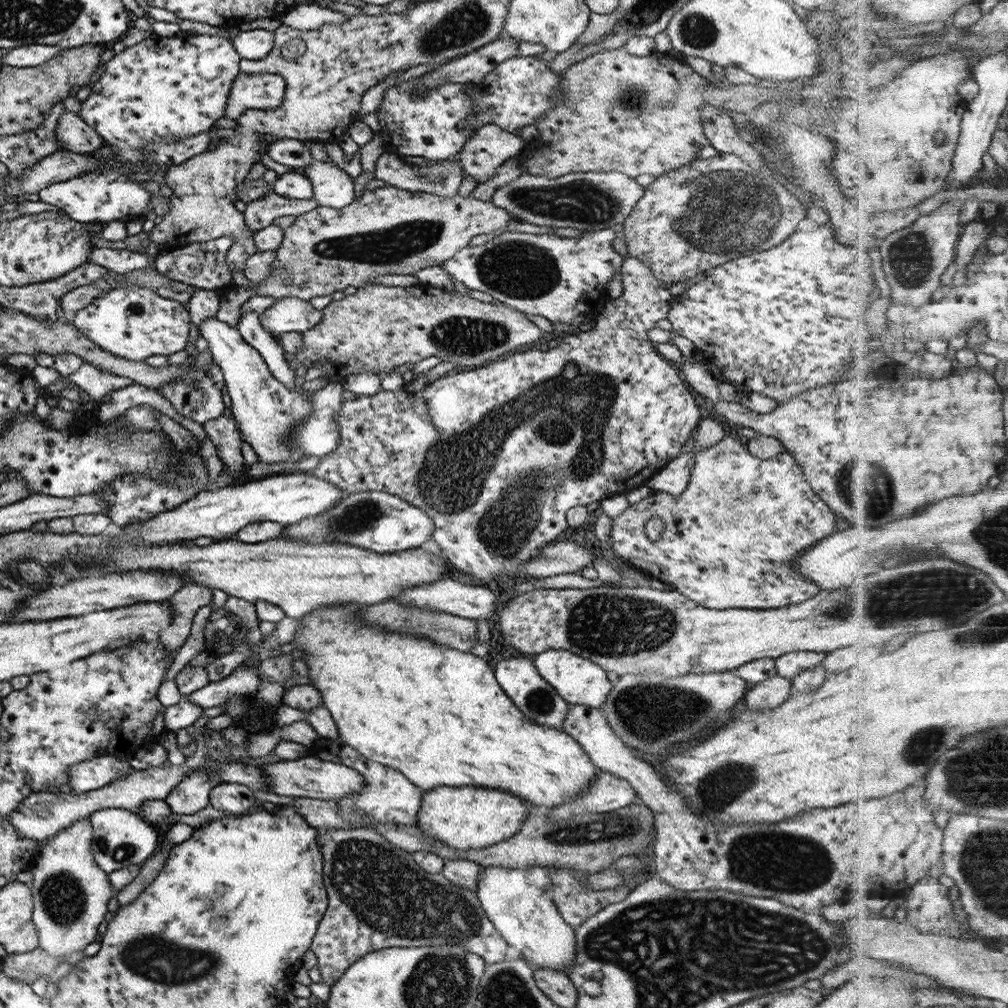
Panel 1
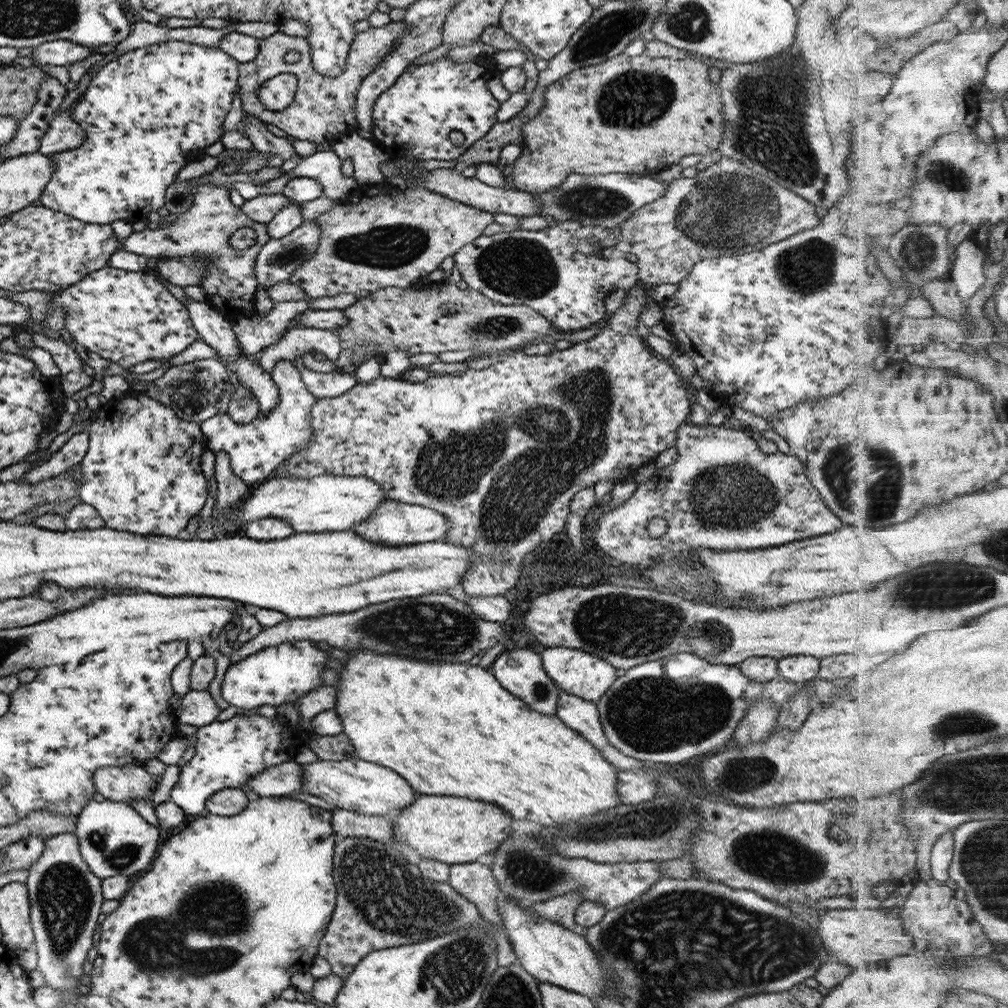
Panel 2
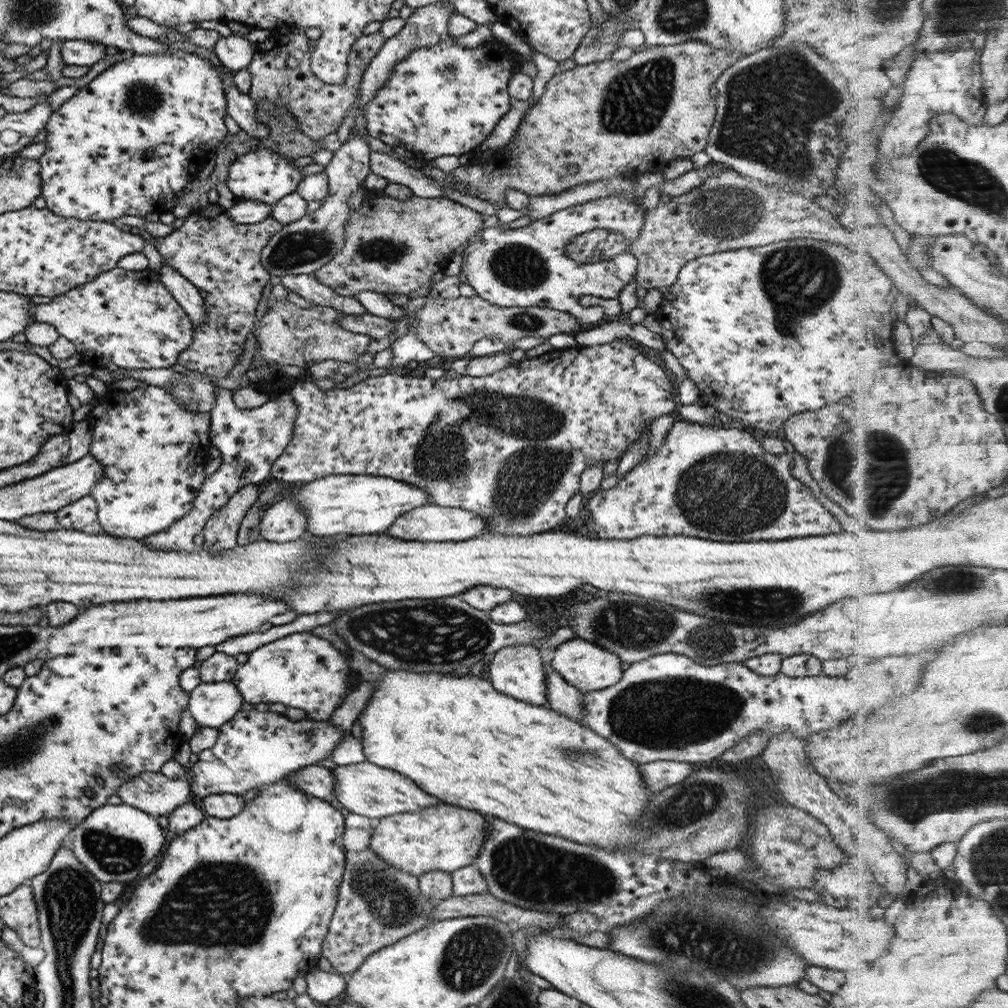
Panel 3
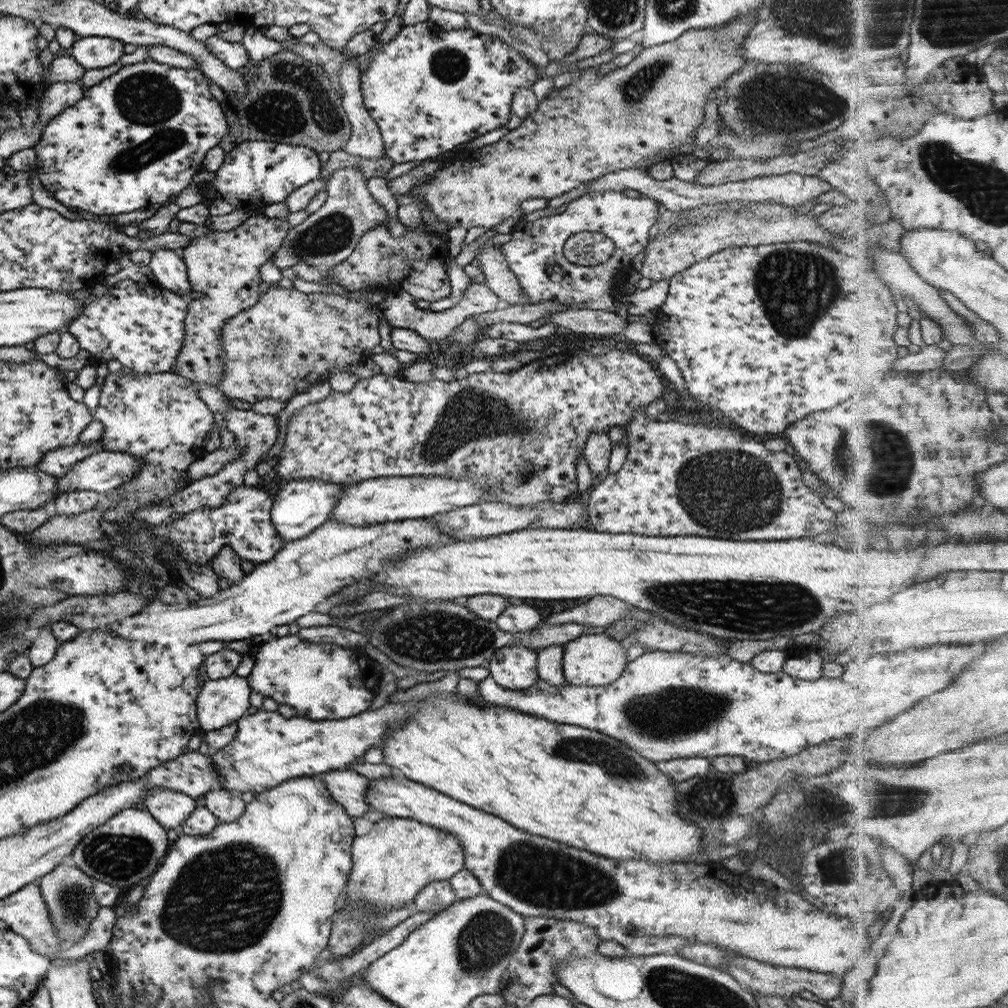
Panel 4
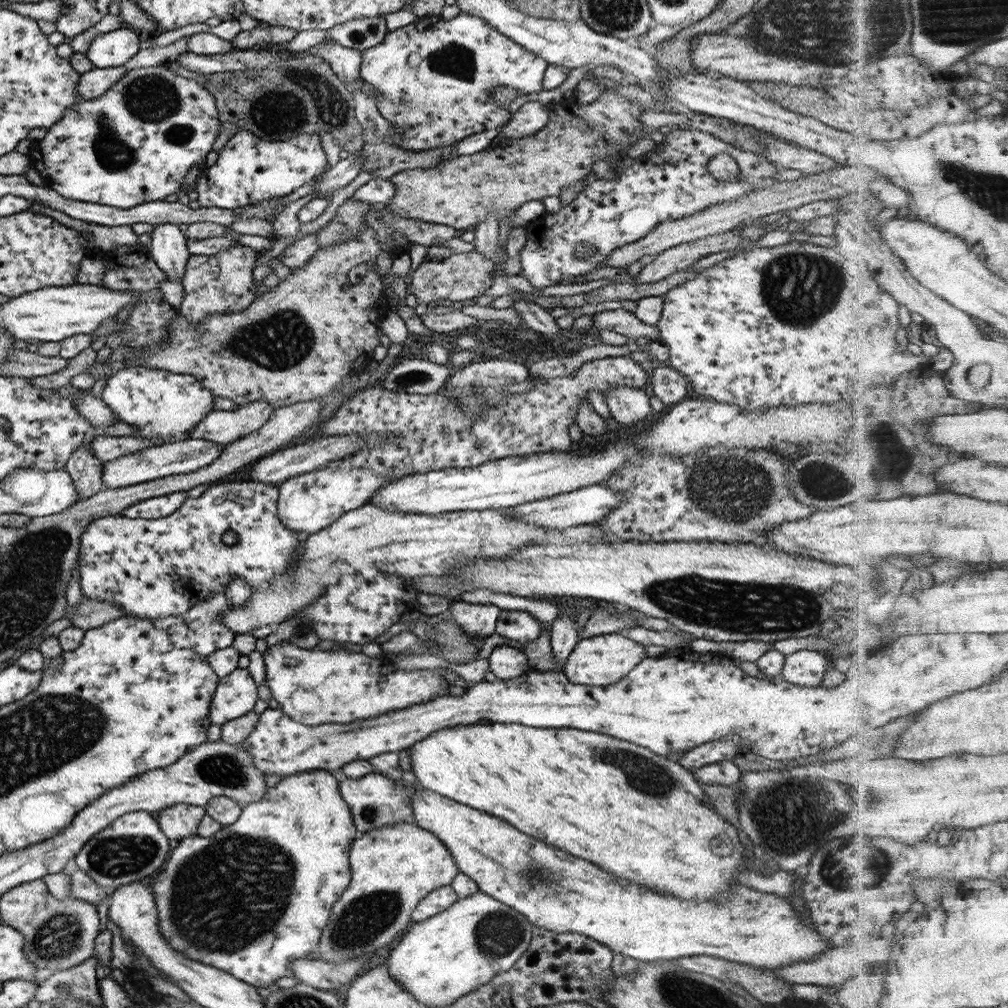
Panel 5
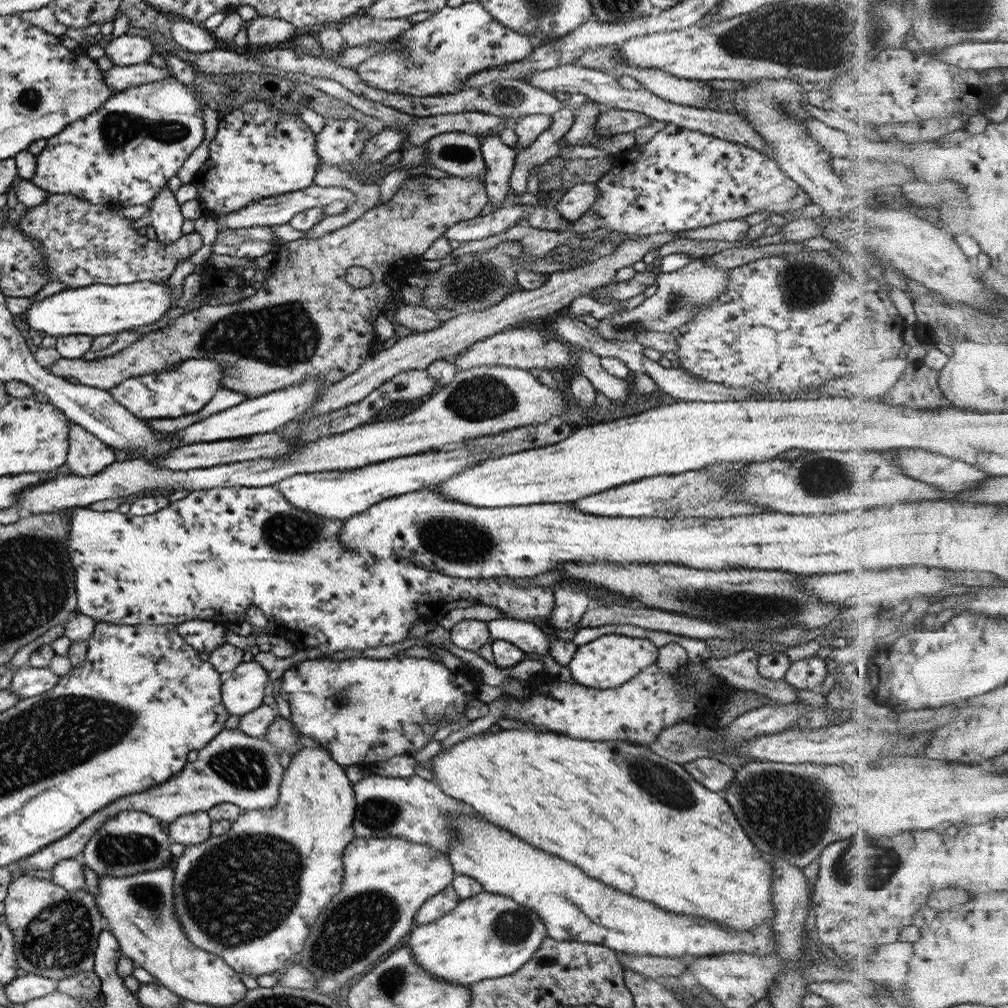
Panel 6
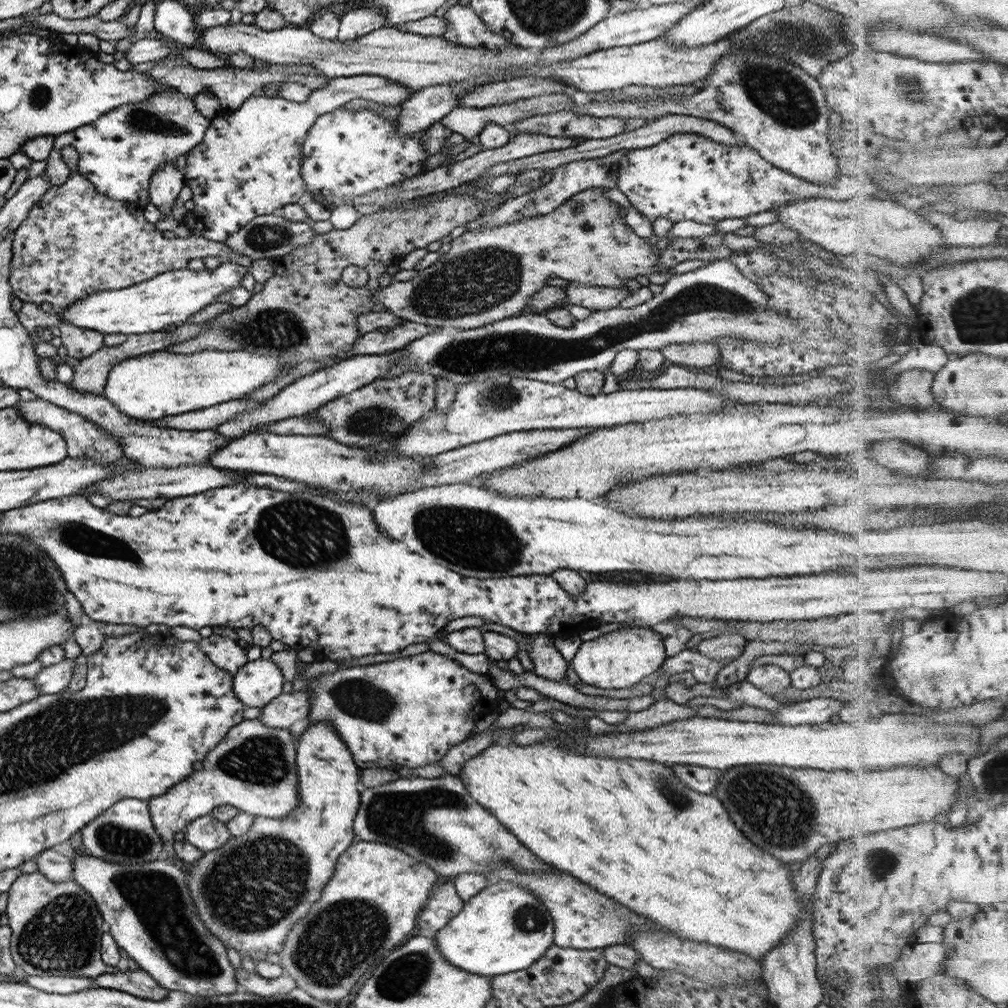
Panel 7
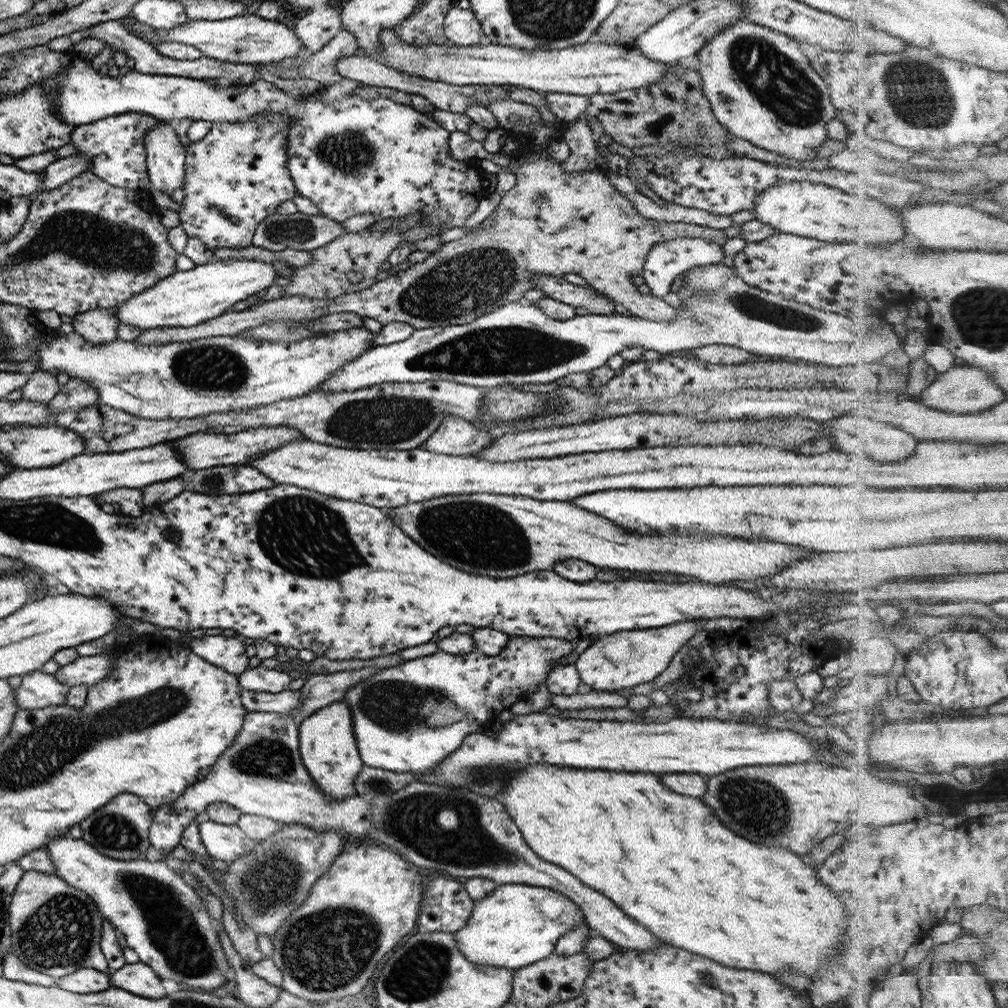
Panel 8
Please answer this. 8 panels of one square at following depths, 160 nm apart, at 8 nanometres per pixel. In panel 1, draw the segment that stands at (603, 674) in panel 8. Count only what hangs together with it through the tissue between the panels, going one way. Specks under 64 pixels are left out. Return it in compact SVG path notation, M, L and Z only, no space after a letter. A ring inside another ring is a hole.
M549 649L534 654L533 666L537 669L539 676L549 684L566 703L569 705L587 705L599 710L607 693L610 692L611 684L605 671L590 660L581 658L568 650Z

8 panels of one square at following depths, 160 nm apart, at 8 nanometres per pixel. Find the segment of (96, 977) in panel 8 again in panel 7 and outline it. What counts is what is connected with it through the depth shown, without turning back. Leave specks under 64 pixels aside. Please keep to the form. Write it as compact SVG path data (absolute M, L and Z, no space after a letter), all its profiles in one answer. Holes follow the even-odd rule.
M26 975L26 981L30 987L42 990L48 993L71 994L81 992L85 989L91 989L94 985L94 977L80 976L29 976Z

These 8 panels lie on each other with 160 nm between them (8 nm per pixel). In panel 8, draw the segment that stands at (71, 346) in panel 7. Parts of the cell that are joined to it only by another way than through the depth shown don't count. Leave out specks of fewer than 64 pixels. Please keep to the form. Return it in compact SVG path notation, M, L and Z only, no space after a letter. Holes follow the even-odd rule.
M113 306L109 308L94 308L93 310L86 310L79 314L74 314L70 322L73 331L80 334L89 344L93 346L103 346L107 342L112 342L116 338L118 327L118 318L114 315Z

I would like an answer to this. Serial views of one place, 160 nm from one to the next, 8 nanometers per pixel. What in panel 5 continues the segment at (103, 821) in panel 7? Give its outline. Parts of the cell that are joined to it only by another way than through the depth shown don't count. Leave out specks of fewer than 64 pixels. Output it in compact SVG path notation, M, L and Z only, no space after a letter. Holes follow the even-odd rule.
M131 811L119 815L105 829L85 841L84 847L73 857L75 864L91 880L108 890L145 876L154 876L167 856L168 838L157 826L156 816L145 811Z

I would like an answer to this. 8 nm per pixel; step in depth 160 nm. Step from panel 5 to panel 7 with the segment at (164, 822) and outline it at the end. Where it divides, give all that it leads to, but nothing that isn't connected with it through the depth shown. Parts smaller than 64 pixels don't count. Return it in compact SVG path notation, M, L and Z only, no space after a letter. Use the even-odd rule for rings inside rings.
M210 814L196 818L183 829L183 840L202 852L215 850L232 837L225 828L225 823L214 820Z

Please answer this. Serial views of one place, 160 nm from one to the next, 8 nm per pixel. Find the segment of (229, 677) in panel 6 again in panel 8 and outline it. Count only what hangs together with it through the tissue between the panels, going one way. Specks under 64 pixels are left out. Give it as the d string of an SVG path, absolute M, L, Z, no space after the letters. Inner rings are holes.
M262 665L248 667L238 676L239 688L249 692L279 693L286 690L292 681L283 671L265 668Z

